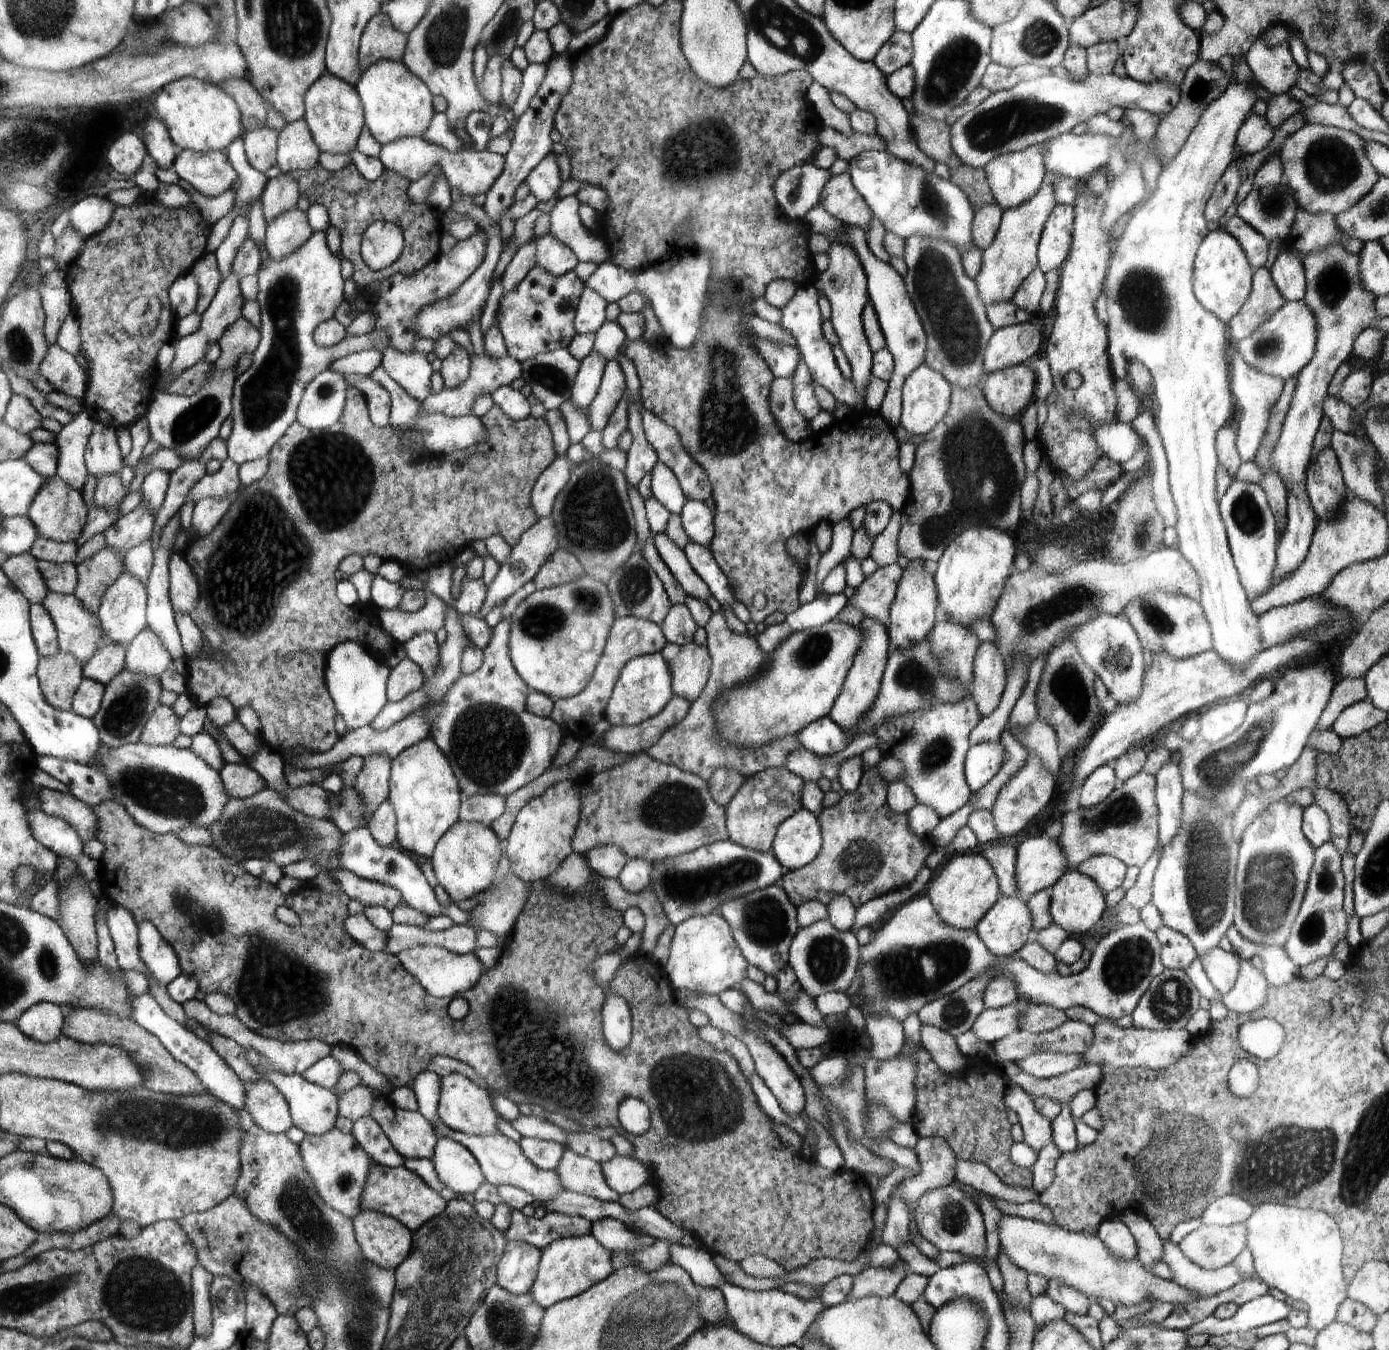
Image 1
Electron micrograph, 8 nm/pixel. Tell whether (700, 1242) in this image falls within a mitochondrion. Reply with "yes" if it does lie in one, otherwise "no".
no

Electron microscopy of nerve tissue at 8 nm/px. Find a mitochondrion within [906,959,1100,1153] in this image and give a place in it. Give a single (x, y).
(954, 1013)

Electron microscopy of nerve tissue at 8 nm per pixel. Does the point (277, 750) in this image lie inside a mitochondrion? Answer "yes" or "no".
no

